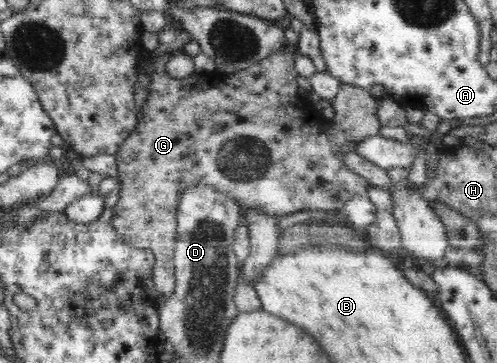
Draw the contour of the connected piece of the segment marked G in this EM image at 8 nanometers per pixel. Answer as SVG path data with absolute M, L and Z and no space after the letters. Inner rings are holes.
M288 44L248 69L234 72L217 69L214 74L192 72L185 79L168 76L165 71L164 66L174 54L166 53L154 59L149 93L139 112L138 123L115 154L120 185L111 224L134 248L152 250L155 255L153 282L162 303L172 296L176 286L176 279L172 277L176 215L182 207L179 194L190 185L213 186L238 201L243 211L256 208L280 218L300 210L342 212L353 196L367 191L369 181L346 168L342 154L355 152L359 142L379 133L376 98L368 89L343 86L335 99L337 115L332 120L324 118L312 102L298 94L302 81L294 64L297 52L298 46Z

